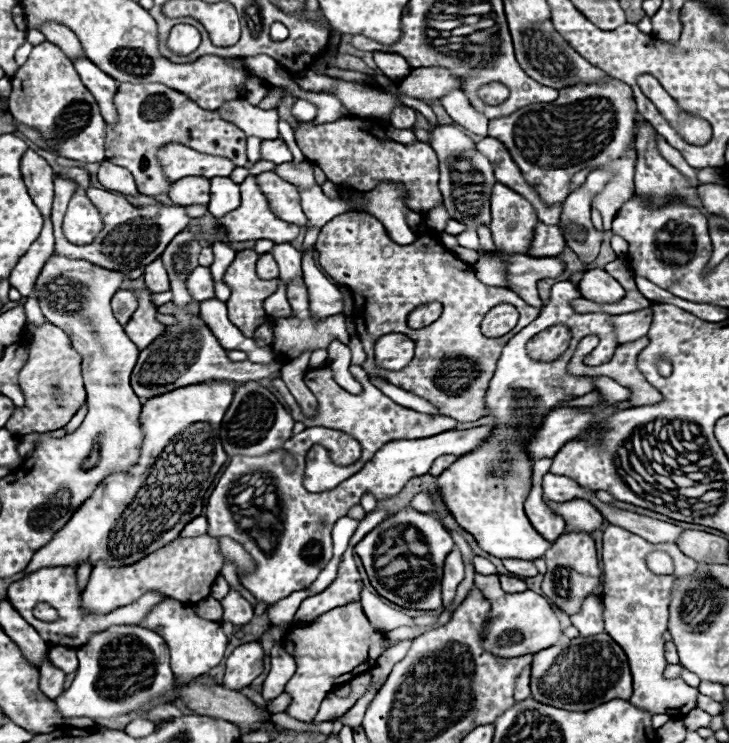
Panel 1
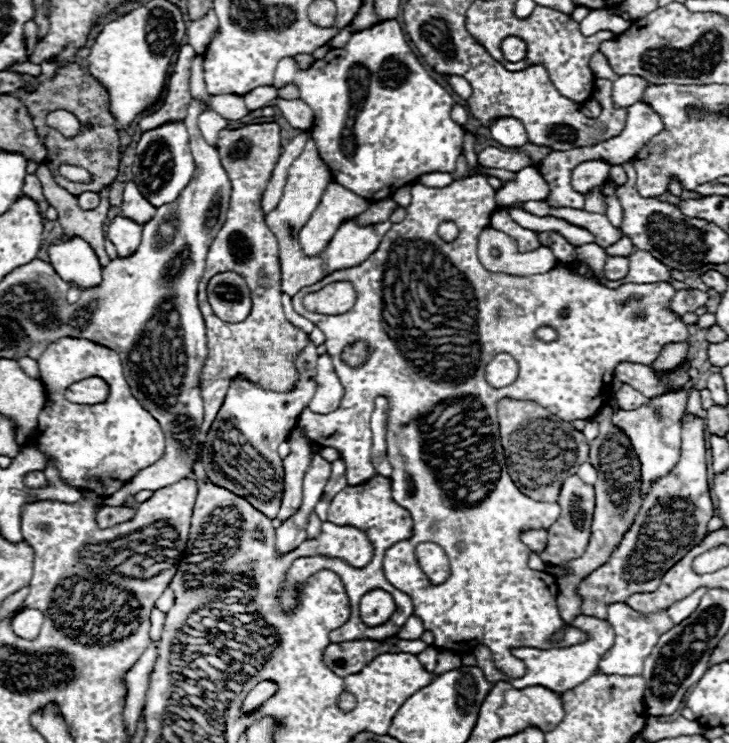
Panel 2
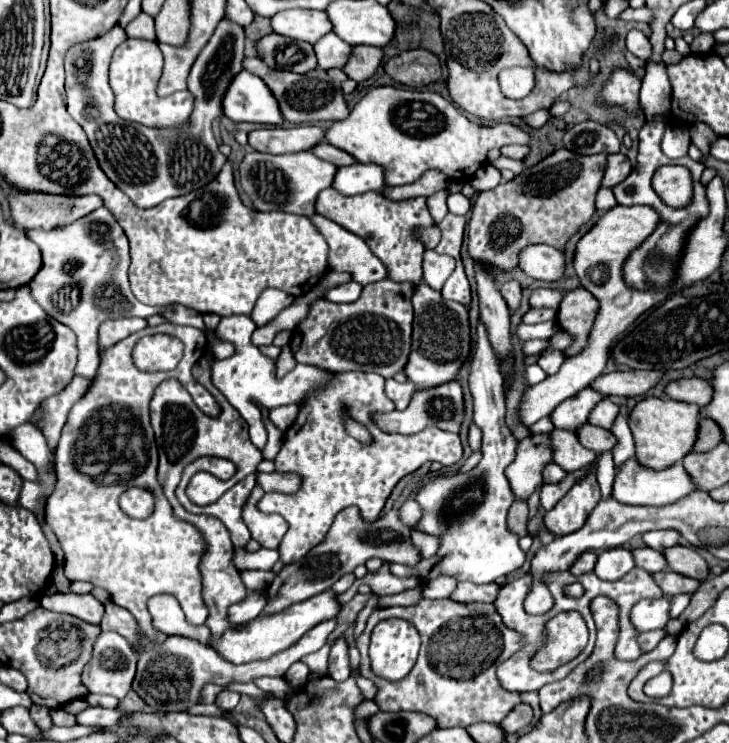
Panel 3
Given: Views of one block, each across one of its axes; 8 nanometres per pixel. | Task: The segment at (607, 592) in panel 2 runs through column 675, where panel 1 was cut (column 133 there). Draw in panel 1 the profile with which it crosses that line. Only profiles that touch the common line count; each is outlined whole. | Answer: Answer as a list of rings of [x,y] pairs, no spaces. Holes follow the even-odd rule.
[[[214,380],[146,400],[142,408],[144,444],[138,462],[132,470],[102,480],[68,524],[34,554],[24,574],[48,566],[80,566],[82,562],[96,566],[100,560],[120,568],[170,544],[190,520],[202,514],[204,494],[226,462],[218,428],[234,392],[232,380]]]

